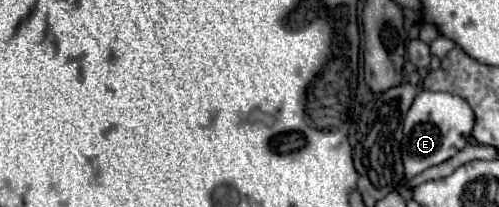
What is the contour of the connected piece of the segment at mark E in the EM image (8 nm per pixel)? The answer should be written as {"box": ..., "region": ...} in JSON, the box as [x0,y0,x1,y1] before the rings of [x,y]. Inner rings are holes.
{"box":[401,90,475,180],"region":[[[433,90],[419,92],[417,98],[413,100],[413,106],[407,112],[405,128],[403,128],[405,136],[401,144],[401,154],[403,154],[405,178],[411,180],[423,170],[453,158],[459,150],[463,150],[471,142],[473,124],[475,124],[475,116],[471,106],[457,94],[433,92]],[[429,116],[431,116],[431,124],[429,124]]]}

